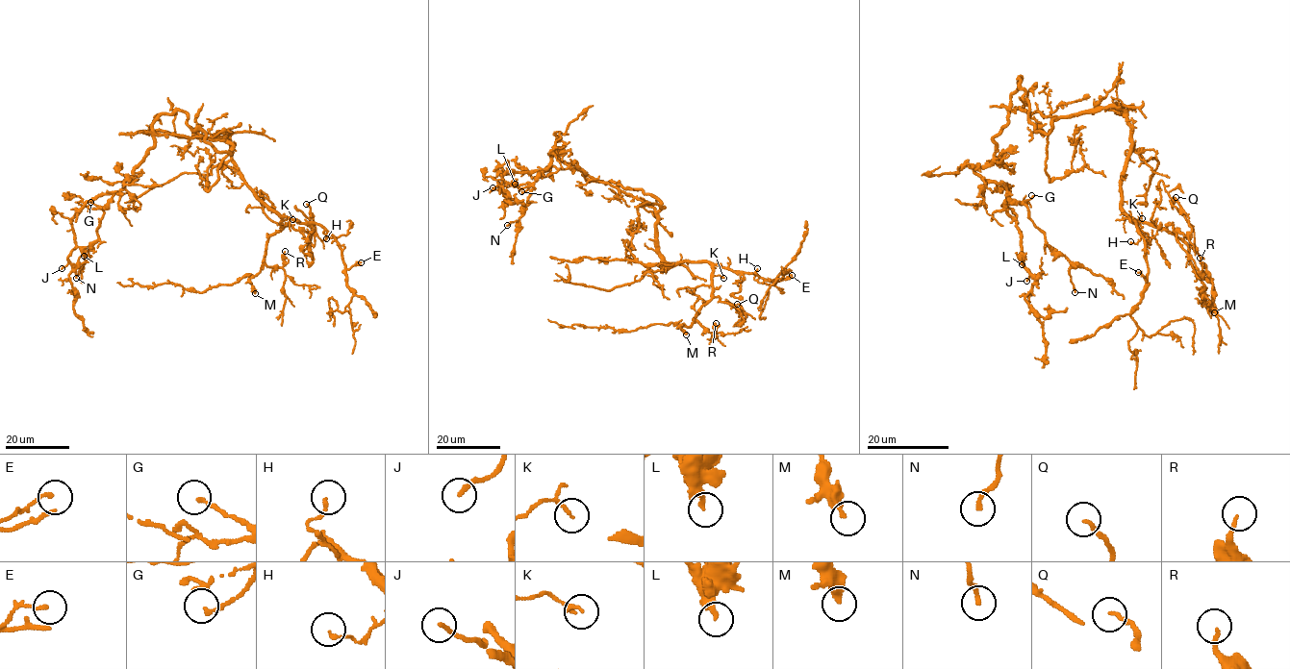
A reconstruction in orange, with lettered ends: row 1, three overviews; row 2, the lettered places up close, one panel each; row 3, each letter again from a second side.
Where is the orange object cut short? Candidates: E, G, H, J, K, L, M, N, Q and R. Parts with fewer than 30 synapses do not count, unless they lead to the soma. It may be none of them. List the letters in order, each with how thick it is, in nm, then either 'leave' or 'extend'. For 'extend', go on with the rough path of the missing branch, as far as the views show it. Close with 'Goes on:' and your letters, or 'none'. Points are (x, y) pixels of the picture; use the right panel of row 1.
E: 130 nm | leave
G: 180 nm | leave
H: 140 nm | leave
J: 180 nm | leave
K: 110 nm | leave
L: 320 nm | leave
M: 300 nm | leave
N: 180 nm | leave
Q: 150 nm | leave
R: 170 nm | leave
Goes on: none

